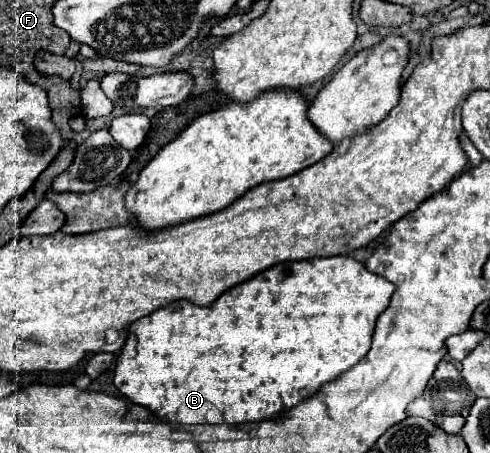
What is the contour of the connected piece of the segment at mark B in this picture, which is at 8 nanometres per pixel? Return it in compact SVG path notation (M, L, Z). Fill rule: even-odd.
M343 255L343 257L313 257L313 259L303 259L303 261L277 263L269 269L253 275L251 279L227 289L227 293L219 295L207 307L197 307L197 305L191 305L189 301L175 301L169 307L153 311L151 315L141 317L139 321L131 323L127 341L121 349L121 355L117 357L113 385L131 403L139 403L139 405L147 407L149 411L159 415L159 419L167 419L167 423L182 425L227 423L239 425L247 423L247 421L271 419L281 409L291 409L297 403L305 401L307 397L315 395L321 385L325 385L327 381L337 379L341 373L349 371L353 365L357 365L367 355L367 351L371 347L375 321L377 321L379 313L389 305L393 291L395 291L395 287L391 283L387 283L387 279L381 279L381 277L369 273L363 267L363 263L359 263L359 261L355 261L353 257L347 257L347 255Z

